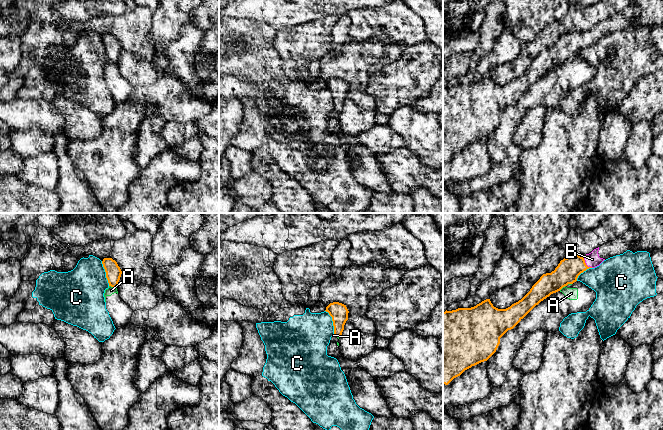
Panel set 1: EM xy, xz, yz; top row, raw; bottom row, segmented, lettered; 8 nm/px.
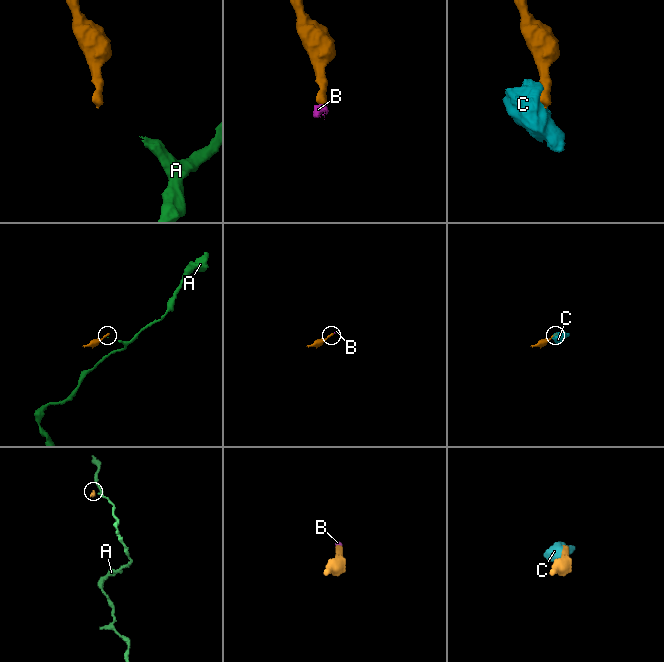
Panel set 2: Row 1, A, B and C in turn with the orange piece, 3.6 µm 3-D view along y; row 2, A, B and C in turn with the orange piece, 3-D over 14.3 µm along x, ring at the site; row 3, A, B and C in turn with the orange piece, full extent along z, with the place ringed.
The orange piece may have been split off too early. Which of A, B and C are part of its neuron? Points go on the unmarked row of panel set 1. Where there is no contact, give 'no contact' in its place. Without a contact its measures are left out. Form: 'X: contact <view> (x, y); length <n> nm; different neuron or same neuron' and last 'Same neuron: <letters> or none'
A: contact xy (113, 62); length 70 nm; different neuron
B: contact yz (585, 40); length 110 nm; same neuron
C: contact xz (333, 98); length 220 nm; different neuron
Same neuron: B

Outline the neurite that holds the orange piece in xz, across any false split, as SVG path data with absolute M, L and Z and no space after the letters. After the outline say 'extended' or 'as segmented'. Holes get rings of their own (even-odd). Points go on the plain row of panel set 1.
M333 78L326 83L325 87L332 93L334 111L340 113L344 106L344 101L348 96L349 87L346 81L339 78Z | as segmented

